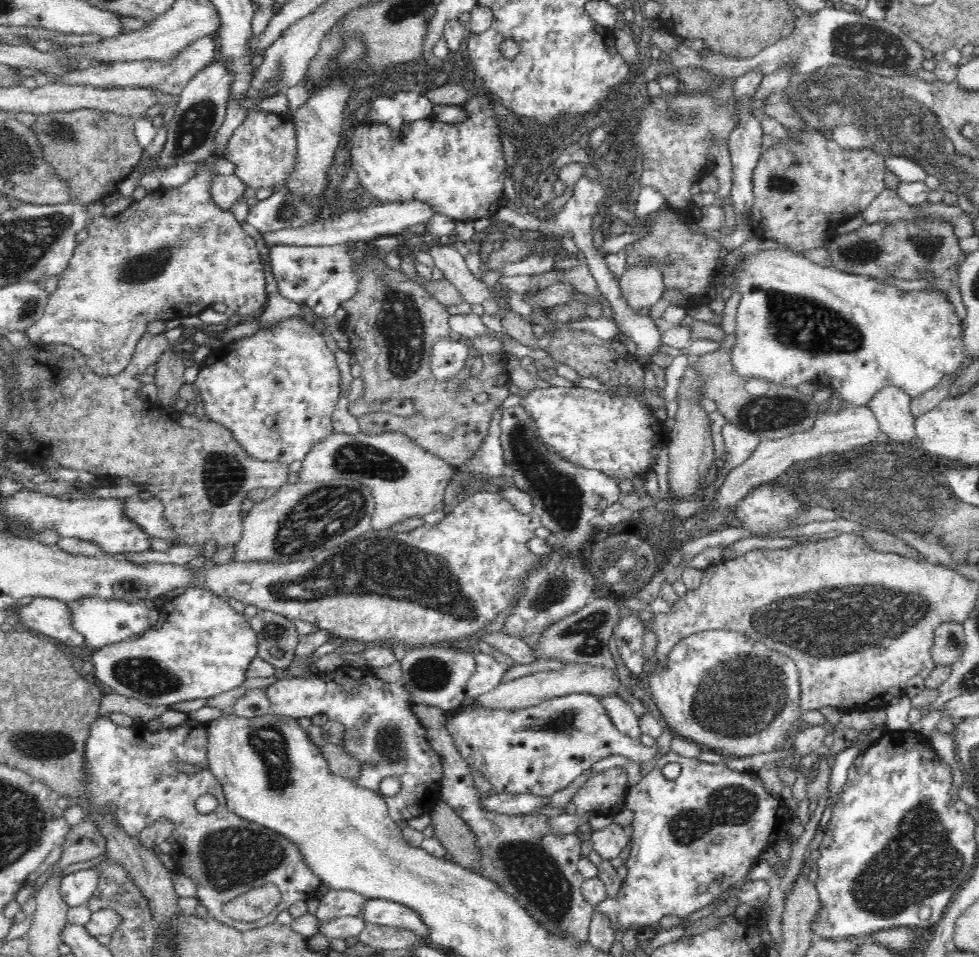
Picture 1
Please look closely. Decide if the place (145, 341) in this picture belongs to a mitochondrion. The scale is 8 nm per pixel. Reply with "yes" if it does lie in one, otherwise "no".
no

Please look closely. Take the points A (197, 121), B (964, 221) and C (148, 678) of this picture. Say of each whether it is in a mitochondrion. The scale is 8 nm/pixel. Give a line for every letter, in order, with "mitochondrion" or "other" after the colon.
A: mitochondrion
B: mitochondrion
C: mitochondrion

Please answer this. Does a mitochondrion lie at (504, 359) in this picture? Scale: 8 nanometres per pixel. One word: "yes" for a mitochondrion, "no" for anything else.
no

